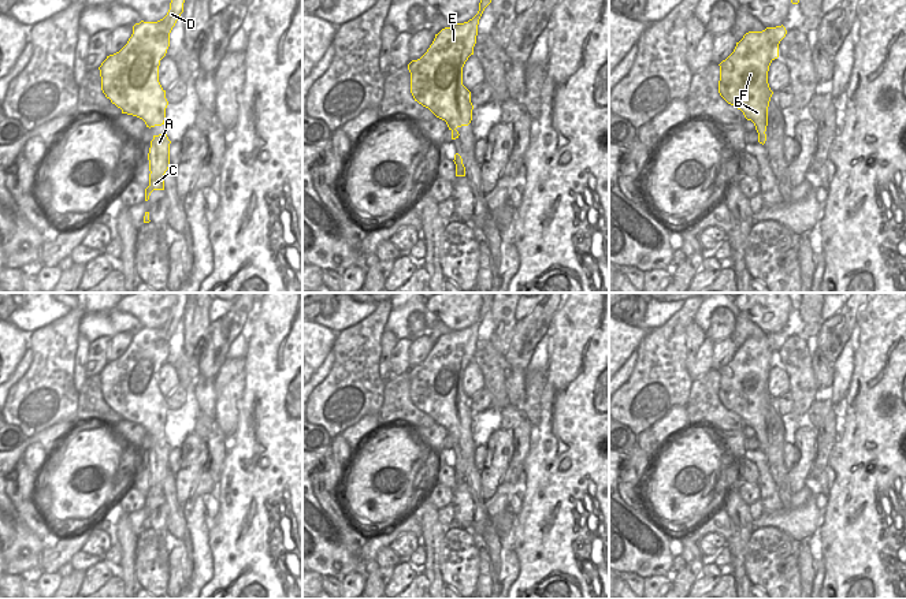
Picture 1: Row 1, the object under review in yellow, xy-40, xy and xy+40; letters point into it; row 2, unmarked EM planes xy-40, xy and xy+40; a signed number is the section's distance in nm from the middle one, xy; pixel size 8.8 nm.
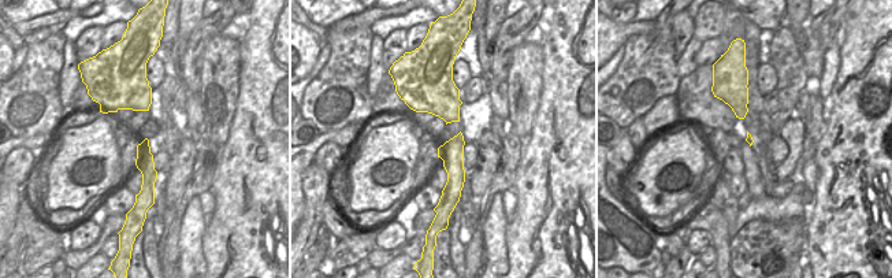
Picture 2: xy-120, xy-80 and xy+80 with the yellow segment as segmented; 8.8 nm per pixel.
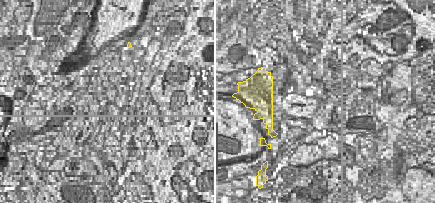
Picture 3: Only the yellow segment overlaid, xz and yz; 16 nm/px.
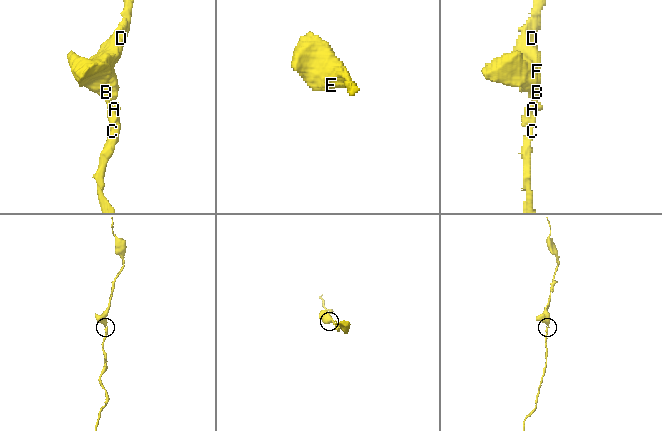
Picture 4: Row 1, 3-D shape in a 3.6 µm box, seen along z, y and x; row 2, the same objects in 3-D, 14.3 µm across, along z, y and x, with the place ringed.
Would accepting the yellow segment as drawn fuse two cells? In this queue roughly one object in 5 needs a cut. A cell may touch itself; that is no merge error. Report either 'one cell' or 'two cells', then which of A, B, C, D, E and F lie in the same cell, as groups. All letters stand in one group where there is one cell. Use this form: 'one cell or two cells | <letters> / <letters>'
one cell | A B C D E F

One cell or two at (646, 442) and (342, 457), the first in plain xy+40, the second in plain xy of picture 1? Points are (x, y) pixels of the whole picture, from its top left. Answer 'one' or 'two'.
one

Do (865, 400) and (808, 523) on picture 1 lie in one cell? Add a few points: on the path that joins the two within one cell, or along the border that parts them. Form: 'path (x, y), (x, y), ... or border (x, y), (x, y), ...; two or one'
border (824, 510), (821, 527), (816, 534); two

